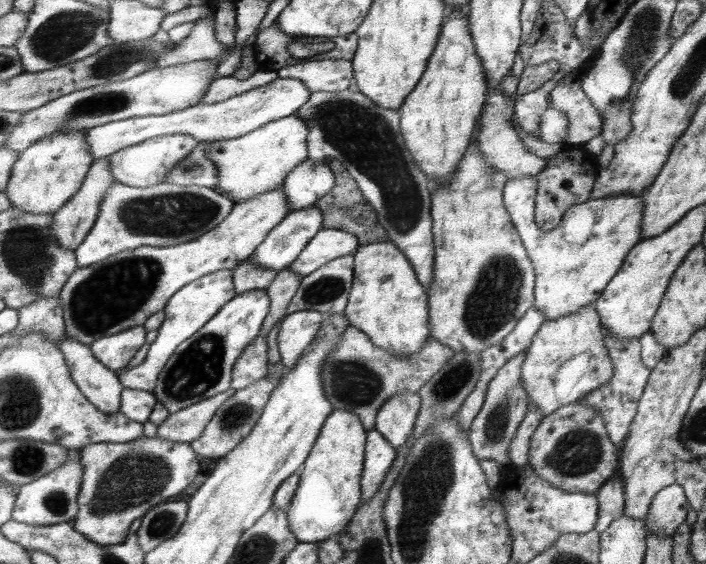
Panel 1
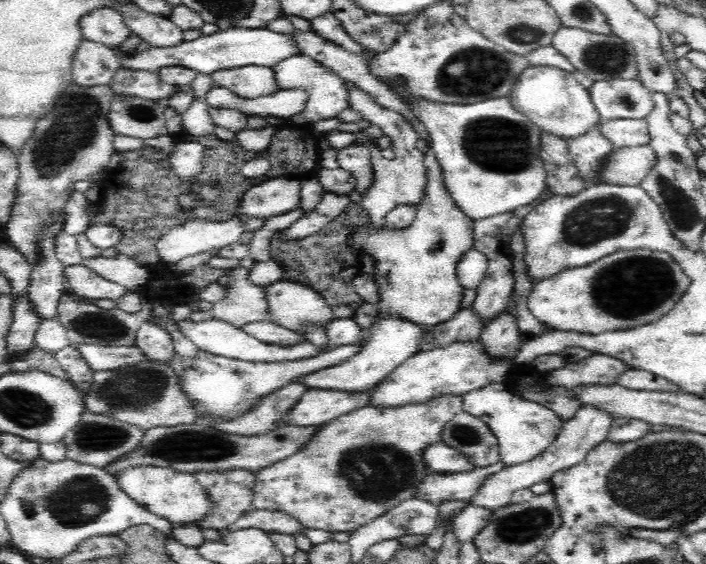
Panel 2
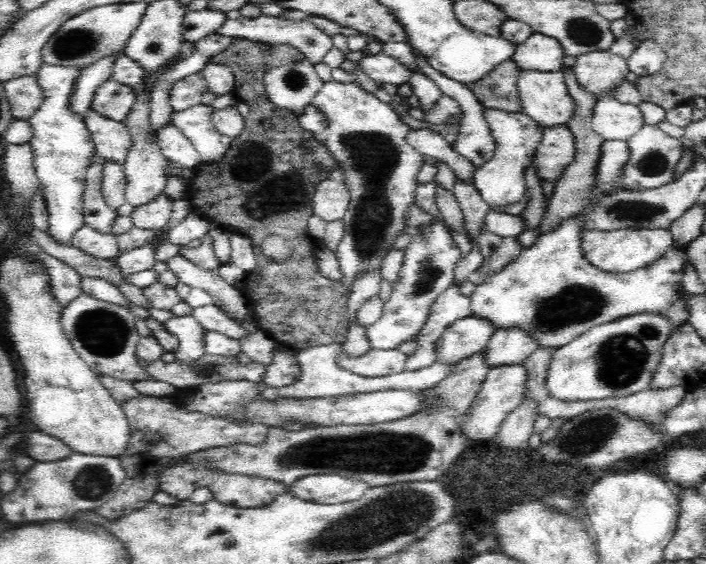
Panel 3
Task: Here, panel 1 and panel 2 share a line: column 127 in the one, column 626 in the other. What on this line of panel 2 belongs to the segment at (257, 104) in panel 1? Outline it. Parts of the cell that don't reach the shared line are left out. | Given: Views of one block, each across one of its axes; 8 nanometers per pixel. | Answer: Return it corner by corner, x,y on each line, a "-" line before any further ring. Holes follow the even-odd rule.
646,119
603,120
600,124
600,133
616,149
646,146
651,141

